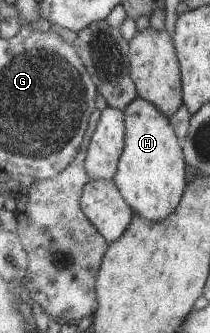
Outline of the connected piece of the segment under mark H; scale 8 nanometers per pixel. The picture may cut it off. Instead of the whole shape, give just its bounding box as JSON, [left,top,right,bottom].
[112,97,185,221]

